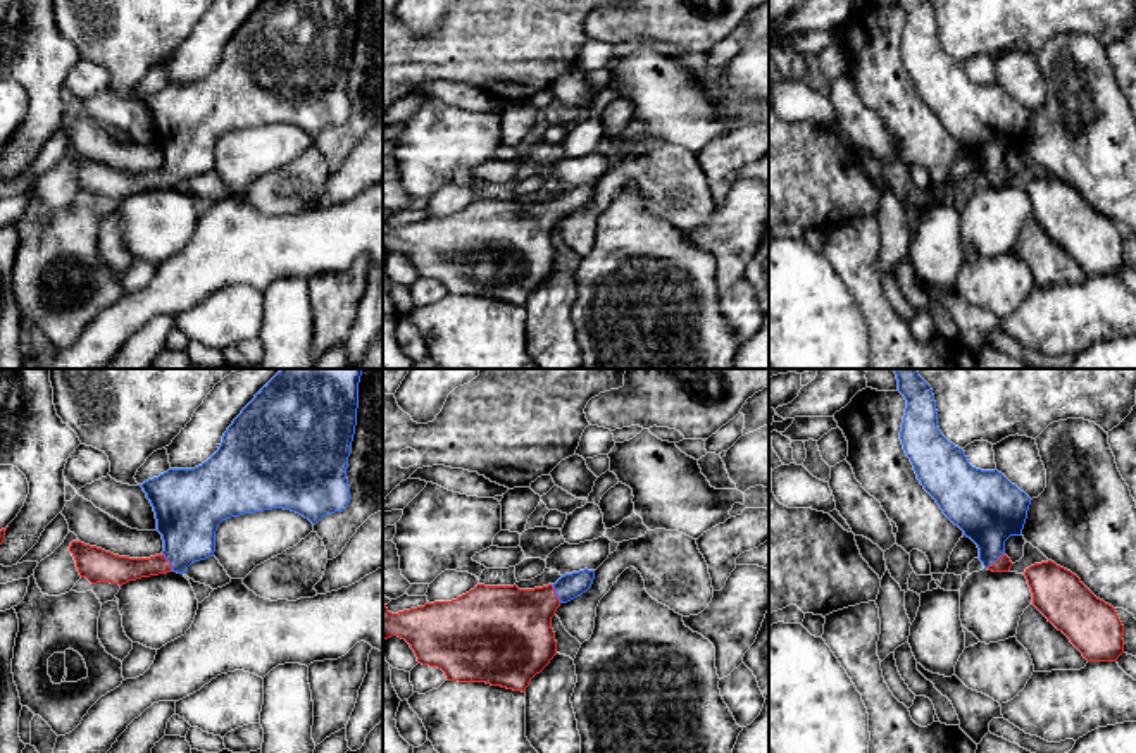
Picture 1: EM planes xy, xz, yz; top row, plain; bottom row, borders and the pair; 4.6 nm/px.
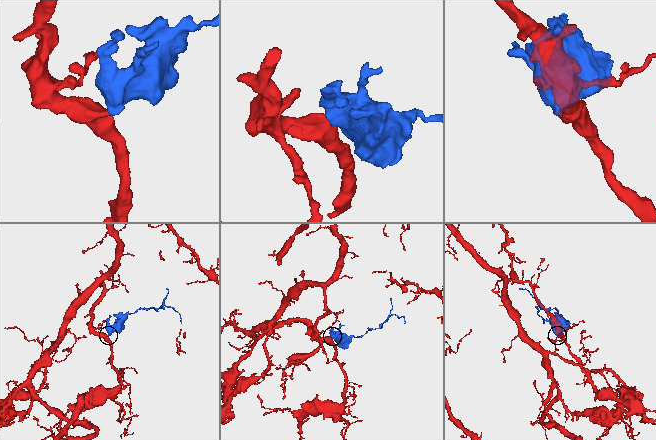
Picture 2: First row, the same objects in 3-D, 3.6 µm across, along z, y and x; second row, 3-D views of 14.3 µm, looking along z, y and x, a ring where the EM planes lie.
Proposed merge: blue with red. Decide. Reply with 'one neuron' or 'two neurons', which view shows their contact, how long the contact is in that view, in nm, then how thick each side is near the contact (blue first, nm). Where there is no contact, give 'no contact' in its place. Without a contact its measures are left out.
one neuron | xy | 110 nm | 320/130 nm

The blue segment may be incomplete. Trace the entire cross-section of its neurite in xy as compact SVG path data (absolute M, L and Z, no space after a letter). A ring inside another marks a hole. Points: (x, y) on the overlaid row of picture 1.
M283 369L278 372L233 420L219 450L207 462L195 469L169 469L140 484L153 507L164 551L150 558L129 558L72 541L69 551L76 560L79 576L91 584L122 586L167 572L186 574L191 563L214 557L215 531L226 519L284 508L303 515L315 526L322 517L343 512L350 503L346 469L357 426L360 376L362 369Z

